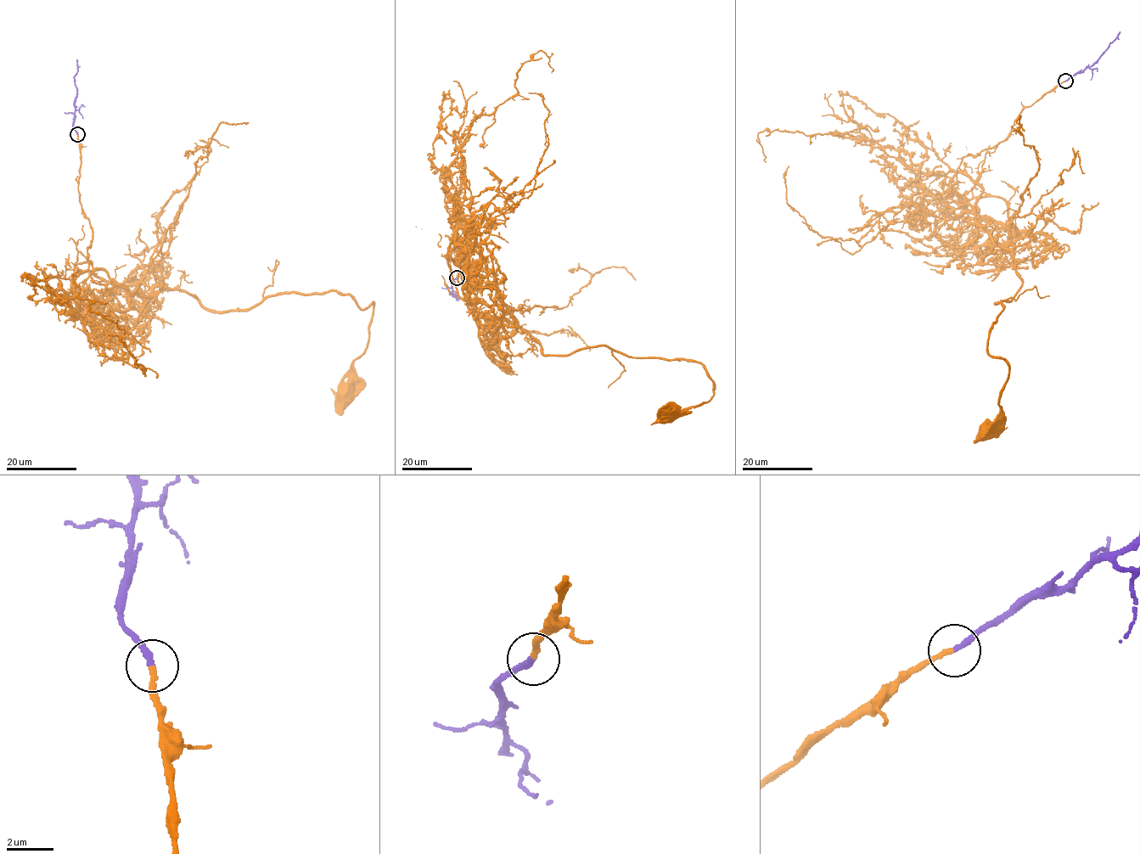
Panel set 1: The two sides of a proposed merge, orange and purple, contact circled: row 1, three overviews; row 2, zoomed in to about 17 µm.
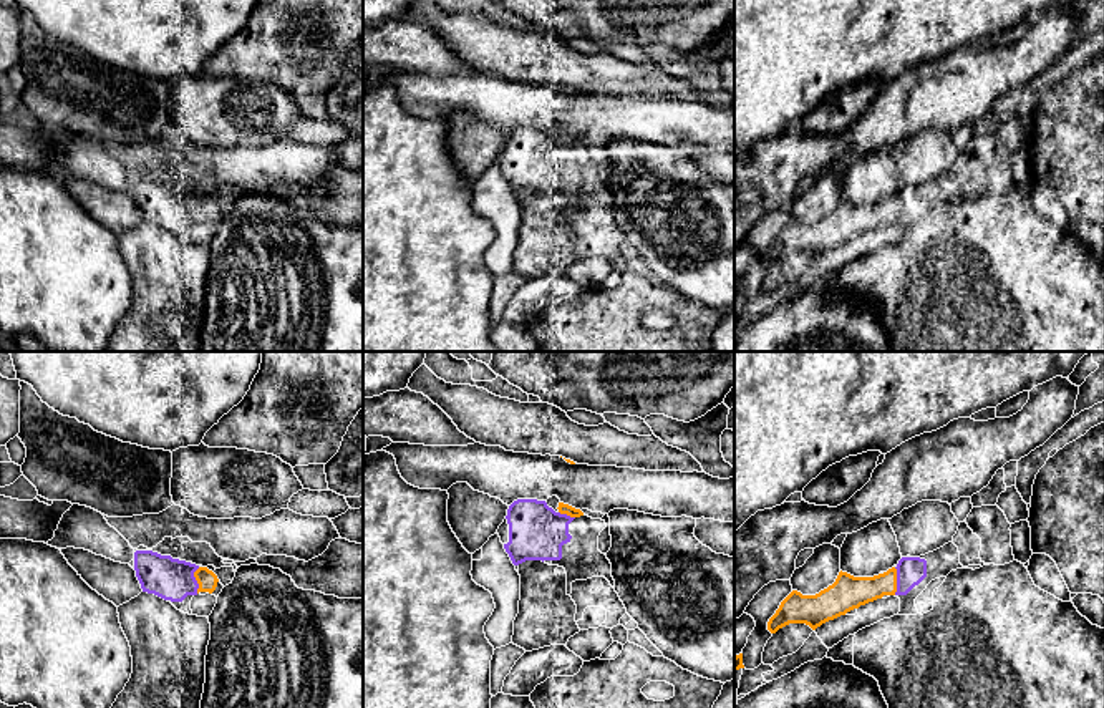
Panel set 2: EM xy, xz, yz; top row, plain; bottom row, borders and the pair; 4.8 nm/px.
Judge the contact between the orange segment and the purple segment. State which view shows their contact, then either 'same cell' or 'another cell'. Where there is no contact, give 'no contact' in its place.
meets orange in yz; same cell

